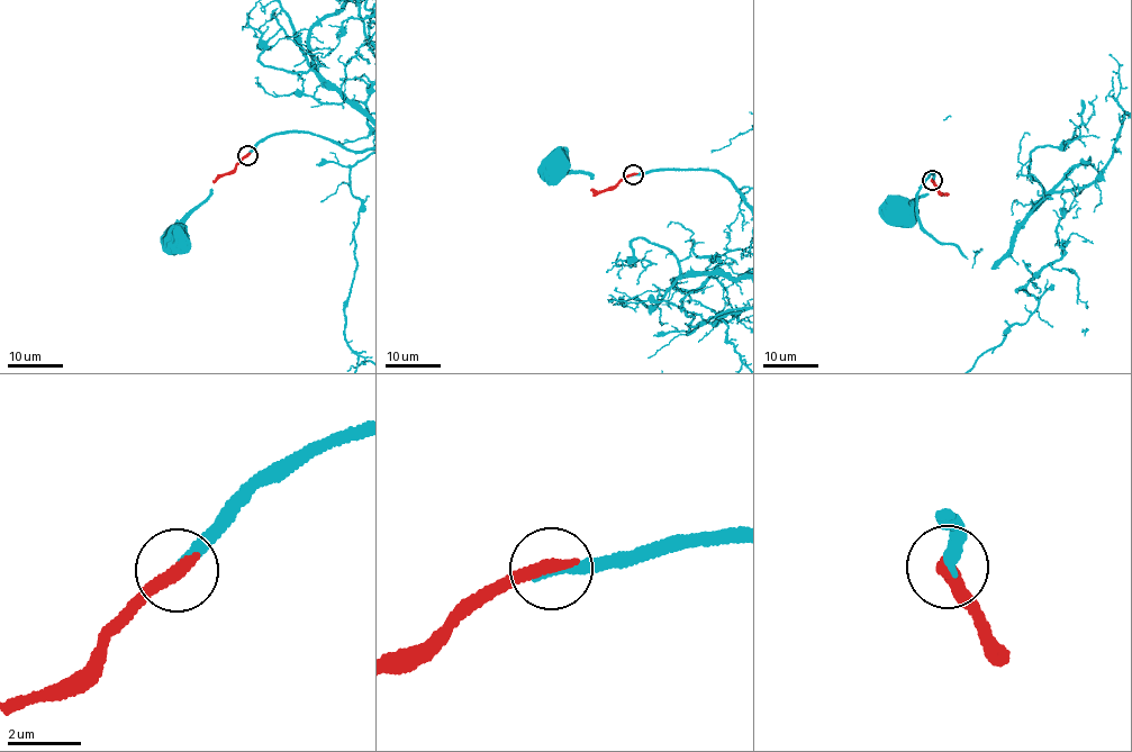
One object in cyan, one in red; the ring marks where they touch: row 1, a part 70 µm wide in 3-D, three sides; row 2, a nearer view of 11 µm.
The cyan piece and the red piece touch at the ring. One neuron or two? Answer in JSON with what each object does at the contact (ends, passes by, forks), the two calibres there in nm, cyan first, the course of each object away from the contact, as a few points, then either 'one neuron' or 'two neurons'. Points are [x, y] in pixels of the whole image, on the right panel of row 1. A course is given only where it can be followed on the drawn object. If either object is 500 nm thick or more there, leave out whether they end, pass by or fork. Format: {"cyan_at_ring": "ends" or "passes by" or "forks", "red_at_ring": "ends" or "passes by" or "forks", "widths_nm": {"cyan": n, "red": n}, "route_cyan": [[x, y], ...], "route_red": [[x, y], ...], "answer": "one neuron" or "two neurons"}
{"cyan_at_ring": "ends", "red_at_ring": "ends", "widths_nm": {"cyan": 260, "red": 400}, "route_cyan": [[933, 180], [926, 196], [900, 209], [900, 215]], "route_red": [[932, 180], [941, 193]], "answer": "one neuron"}

